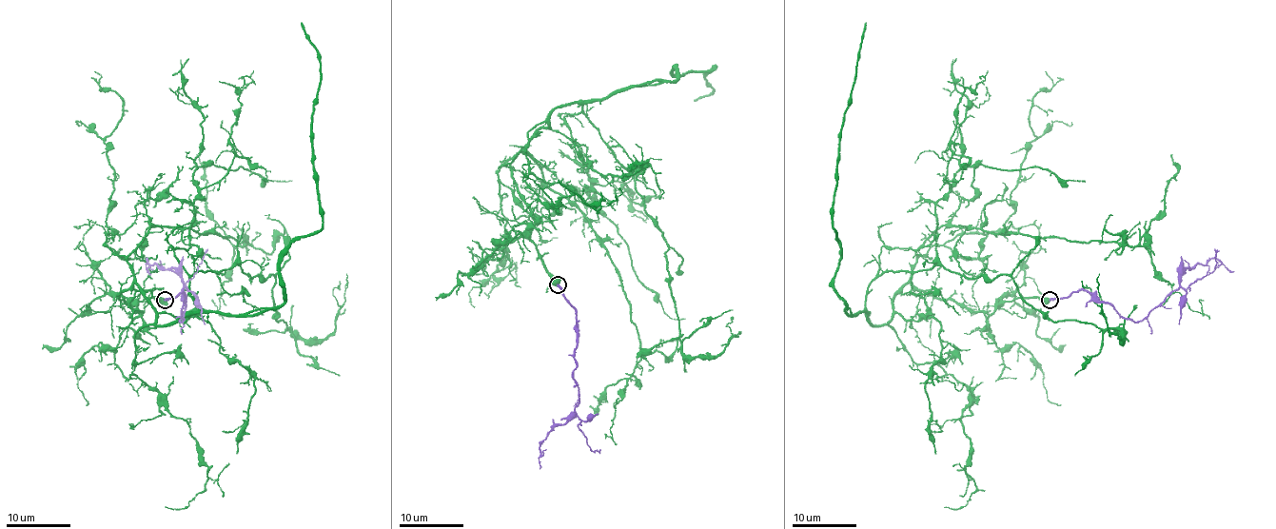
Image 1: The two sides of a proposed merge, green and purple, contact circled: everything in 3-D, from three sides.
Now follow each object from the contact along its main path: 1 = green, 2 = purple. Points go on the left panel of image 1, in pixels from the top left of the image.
1: (163, 299), (118, 296), (176, 323), (197, 271), (239, 265), (323, 339), (340, 282)
2: (165, 299), (184, 291), (184, 320), (183, 278), (147, 259), (147, 271)

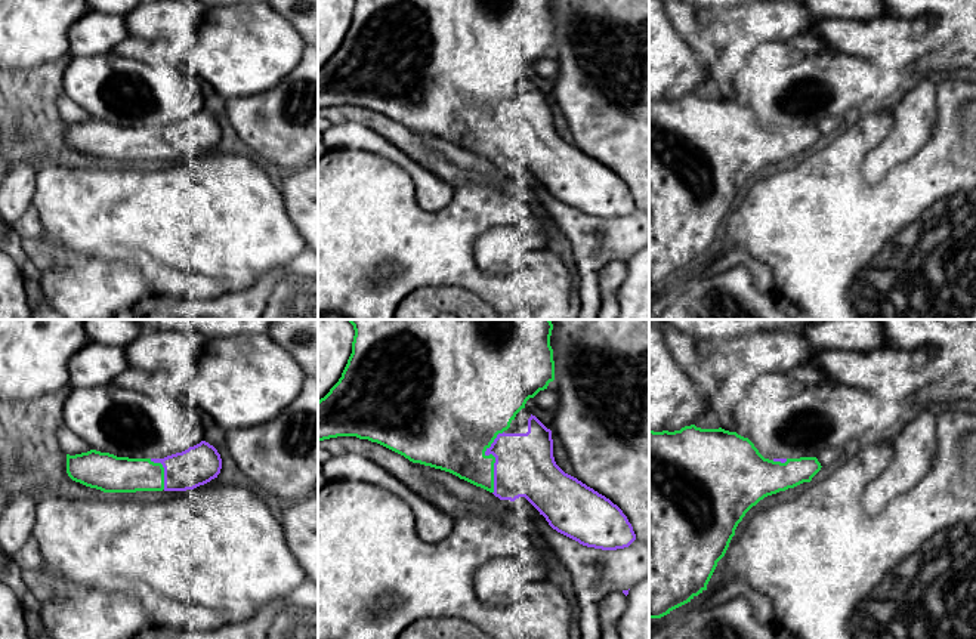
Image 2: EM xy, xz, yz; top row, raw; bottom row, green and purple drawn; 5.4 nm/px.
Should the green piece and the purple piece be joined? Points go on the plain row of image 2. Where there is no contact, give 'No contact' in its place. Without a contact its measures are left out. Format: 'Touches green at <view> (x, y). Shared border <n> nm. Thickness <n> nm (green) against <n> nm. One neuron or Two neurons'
Touches green at xz (494, 127). Shared border 340 nm. Thickness 380 nm (green) against 320 nm. One neuron

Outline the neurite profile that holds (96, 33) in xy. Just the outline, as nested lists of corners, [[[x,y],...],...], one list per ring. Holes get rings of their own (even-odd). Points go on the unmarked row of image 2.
[[[89,10],[70,30],[71,58],[112,55],[129,36],[124,16]]]

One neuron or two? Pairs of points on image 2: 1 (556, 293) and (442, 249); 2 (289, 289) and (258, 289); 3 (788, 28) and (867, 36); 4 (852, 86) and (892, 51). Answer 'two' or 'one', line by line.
1: one
2: two
3: two
4: two

